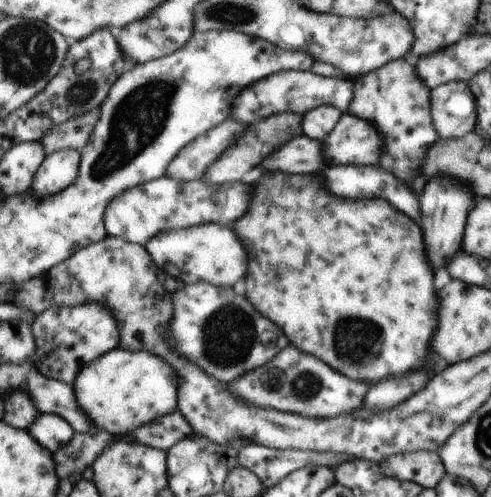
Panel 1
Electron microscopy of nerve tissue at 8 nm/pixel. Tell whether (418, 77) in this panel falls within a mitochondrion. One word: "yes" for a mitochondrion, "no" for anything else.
no

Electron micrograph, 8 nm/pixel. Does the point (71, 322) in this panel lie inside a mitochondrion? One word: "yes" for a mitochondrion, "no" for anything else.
yes

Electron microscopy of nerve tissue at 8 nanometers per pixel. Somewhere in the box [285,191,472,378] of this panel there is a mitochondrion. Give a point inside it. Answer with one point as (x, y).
(349, 343)

